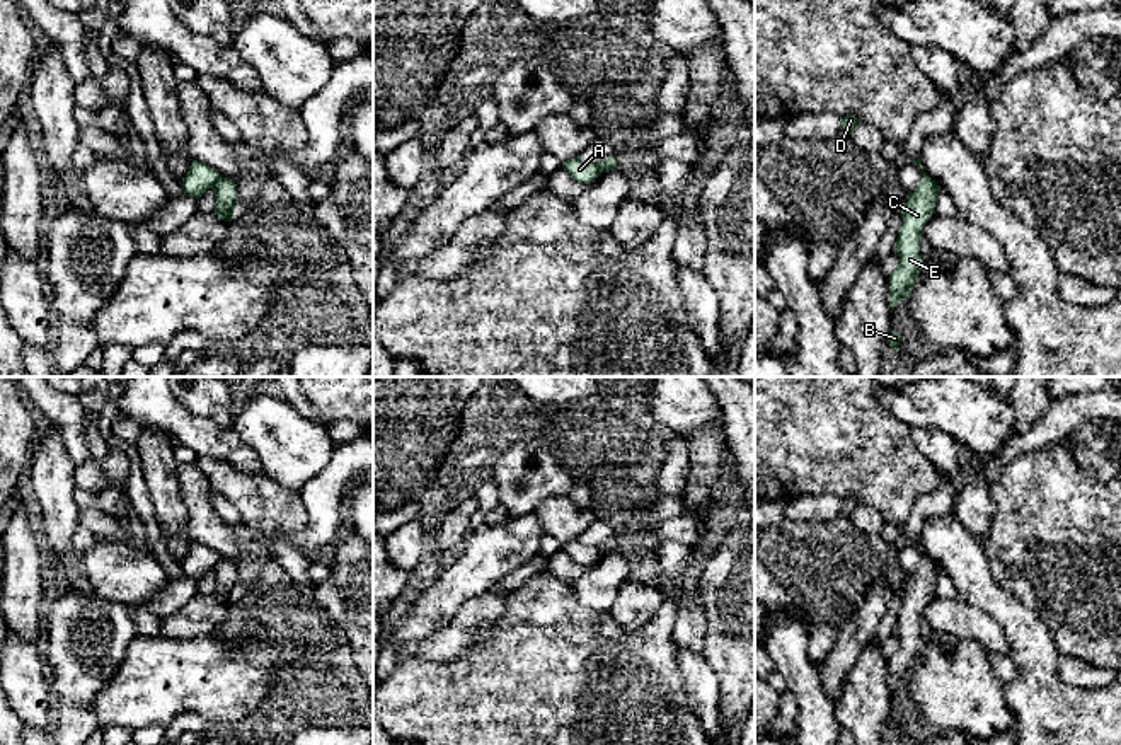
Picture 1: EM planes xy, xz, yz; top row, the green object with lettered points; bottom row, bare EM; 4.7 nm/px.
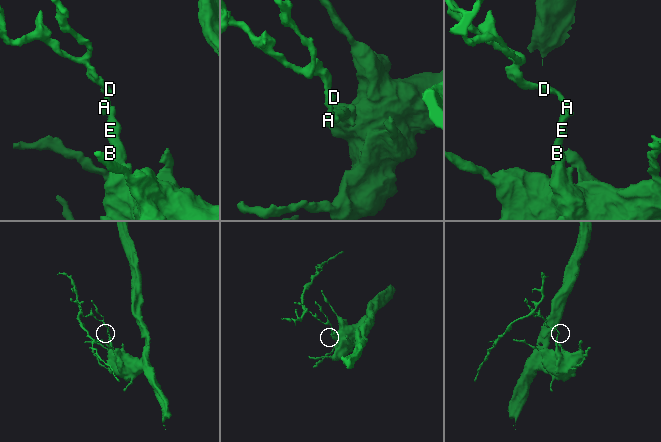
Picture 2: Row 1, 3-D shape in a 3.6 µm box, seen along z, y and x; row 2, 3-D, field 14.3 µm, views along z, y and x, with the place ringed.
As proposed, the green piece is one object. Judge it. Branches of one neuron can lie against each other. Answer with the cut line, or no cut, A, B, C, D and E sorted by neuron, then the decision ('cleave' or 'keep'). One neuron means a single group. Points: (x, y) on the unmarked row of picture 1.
cut in xy along (222, 560), (212, 568); A D / B C E; cleave

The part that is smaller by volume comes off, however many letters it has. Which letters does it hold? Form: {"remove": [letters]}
{"remove": ["A", "D"]}

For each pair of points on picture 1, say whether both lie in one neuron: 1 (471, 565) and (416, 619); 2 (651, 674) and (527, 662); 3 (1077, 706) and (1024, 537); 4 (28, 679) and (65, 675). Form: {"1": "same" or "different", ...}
{"1": "same", "2": "same", "3": "different", "4": "different"}

